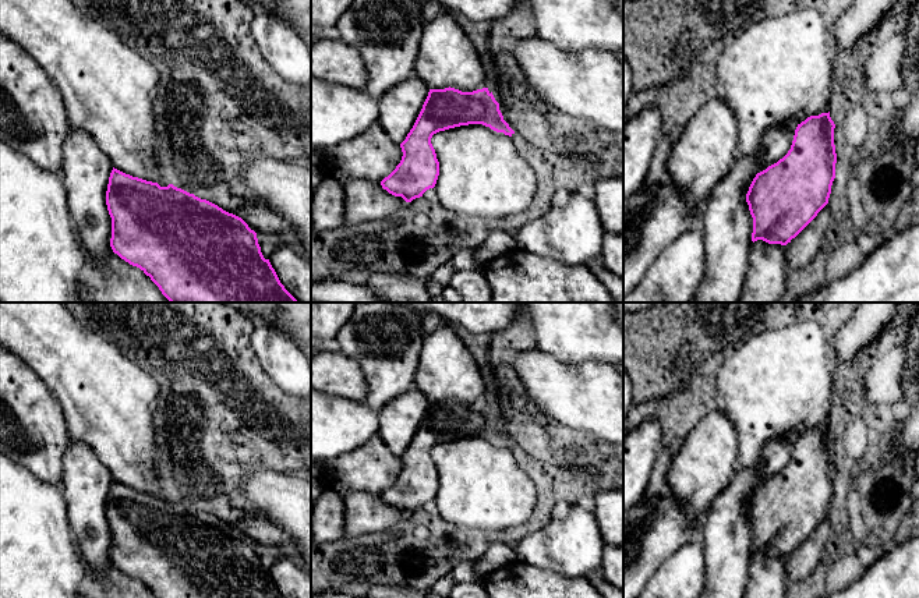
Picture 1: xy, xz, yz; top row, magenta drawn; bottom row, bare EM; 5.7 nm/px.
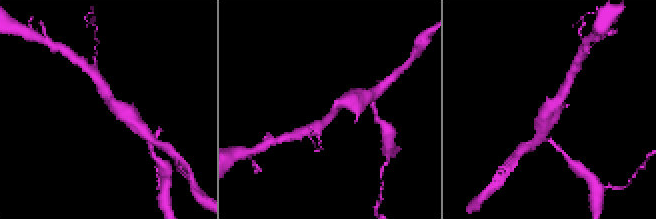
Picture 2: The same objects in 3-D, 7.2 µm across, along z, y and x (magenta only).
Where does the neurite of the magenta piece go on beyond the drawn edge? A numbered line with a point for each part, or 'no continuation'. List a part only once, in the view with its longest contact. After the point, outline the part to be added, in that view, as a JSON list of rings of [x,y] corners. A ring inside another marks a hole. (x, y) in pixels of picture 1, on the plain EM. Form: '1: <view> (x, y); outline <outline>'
no continuation

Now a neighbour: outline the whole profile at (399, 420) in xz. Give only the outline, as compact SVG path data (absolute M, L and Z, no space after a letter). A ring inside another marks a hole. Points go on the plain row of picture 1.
M413 386L379 410L377 435L393 456L400 457L406 452L428 404L425 394Z

